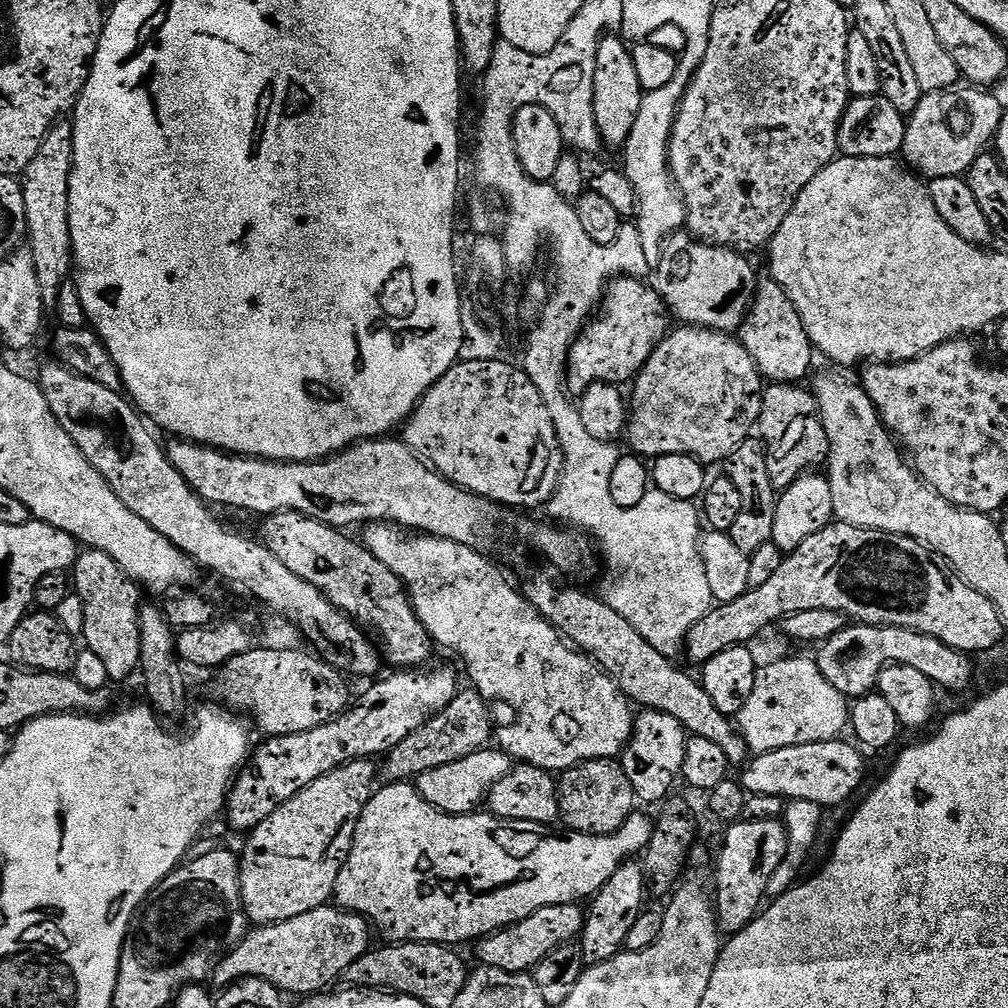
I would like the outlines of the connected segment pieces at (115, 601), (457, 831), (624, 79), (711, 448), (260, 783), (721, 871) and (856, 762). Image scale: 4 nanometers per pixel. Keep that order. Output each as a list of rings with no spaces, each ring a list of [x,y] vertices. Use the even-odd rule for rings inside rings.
[[[88,548],[76,557],[74,592],[86,606],[86,626],[82,637],[87,651],[98,654],[106,666],[109,681],[124,680],[140,667],[140,606],[141,589],[135,580],[99,548]]]
[[[388,782],[377,787],[368,800],[368,805],[362,810],[362,818],[356,827],[354,842],[342,870],[338,874],[334,900],[345,912],[356,912],[363,916],[377,933],[385,936],[385,941],[397,944],[443,944],[445,946],[460,946],[467,940],[479,942],[492,932],[498,932],[503,928],[509,928],[511,924],[522,922],[522,918],[530,918],[538,910],[555,904],[575,904],[592,898],[603,887],[604,883],[620,868],[620,865],[639,857],[648,847],[652,838],[654,827],[653,817],[643,816],[640,810],[633,812],[628,821],[614,834],[609,836],[591,836],[571,830],[565,831],[565,836],[558,833],[546,824],[535,824],[525,820],[500,820],[497,816],[480,810],[467,816],[451,816],[426,802],[426,798],[420,796],[412,782]]]
[[[605,35],[600,42],[594,66],[594,114],[601,141],[607,147],[609,144],[616,150],[623,149],[624,143],[630,138],[630,132],[634,130],[644,94],[642,82],[638,82],[638,73],[634,71],[631,47],[619,35]]]
[[[680,326],[669,331],[650,354],[646,366],[636,375],[630,392],[630,415],[626,441],[633,453],[641,458],[655,458],[666,454],[693,456],[705,466],[727,462],[746,442],[759,425],[765,381],[754,358],[744,349],[735,335],[715,332],[713,328]]]
[[[436,668],[433,672],[424,671],[428,670],[400,670],[392,674],[396,676],[386,677],[385,675],[373,683],[377,684],[357,704],[355,701],[347,712],[343,712],[329,724],[323,724],[302,734],[269,736],[263,741],[265,744],[260,744],[257,748],[255,745],[254,751],[249,755],[244,767],[240,769],[236,779],[232,781],[232,787],[228,790],[226,817],[228,816],[229,826],[237,828],[238,831],[244,832],[243,834],[251,833],[252,829],[266,822],[266,818],[270,818],[270,814],[274,814],[278,806],[290,802],[294,794],[306,790],[310,782],[330,774],[330,770],[349,764],[352,760],[383,758],[390,750],[394,750],[394,746],[401,744],[405,738],[410,738],[414,730],[421,728],[437,712],[450,706],[450,702],[462,688],[452,668]]]
[[[745,818],[727,825],[725,832],[716,864],[714,907],[721,933],[735,934],[760,915],[764,896],[769,895],[770,882],[788,853],[788,828],[783,819]]]
[[[844,738],[786,746],[782,750],[759,753],[756,761],[753,759],[743,769],[742,783],[749,794],[774,794],[786,802],[814,802],[821,809],[829,810],[835,804],[846,803],[859,790],[864,780],[863,754],[855,743],[847,744]]]

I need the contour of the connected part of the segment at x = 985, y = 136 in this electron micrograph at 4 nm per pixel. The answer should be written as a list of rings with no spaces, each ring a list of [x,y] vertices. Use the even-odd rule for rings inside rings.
[[[974,86],[956,88],[946,93],[925,93],[909,117],[904,130],[901,155],[903,161],[923,179],[958,177],[967,175],[970,166],[980,155],[985,153],[988,144],[995,141],[998,129],[1001,128],[1002,118],[1006,114],[1001,100]],[[957,108],[966,113],[968,128],[966,132],[958,134],[947,123],[950,114]]]

